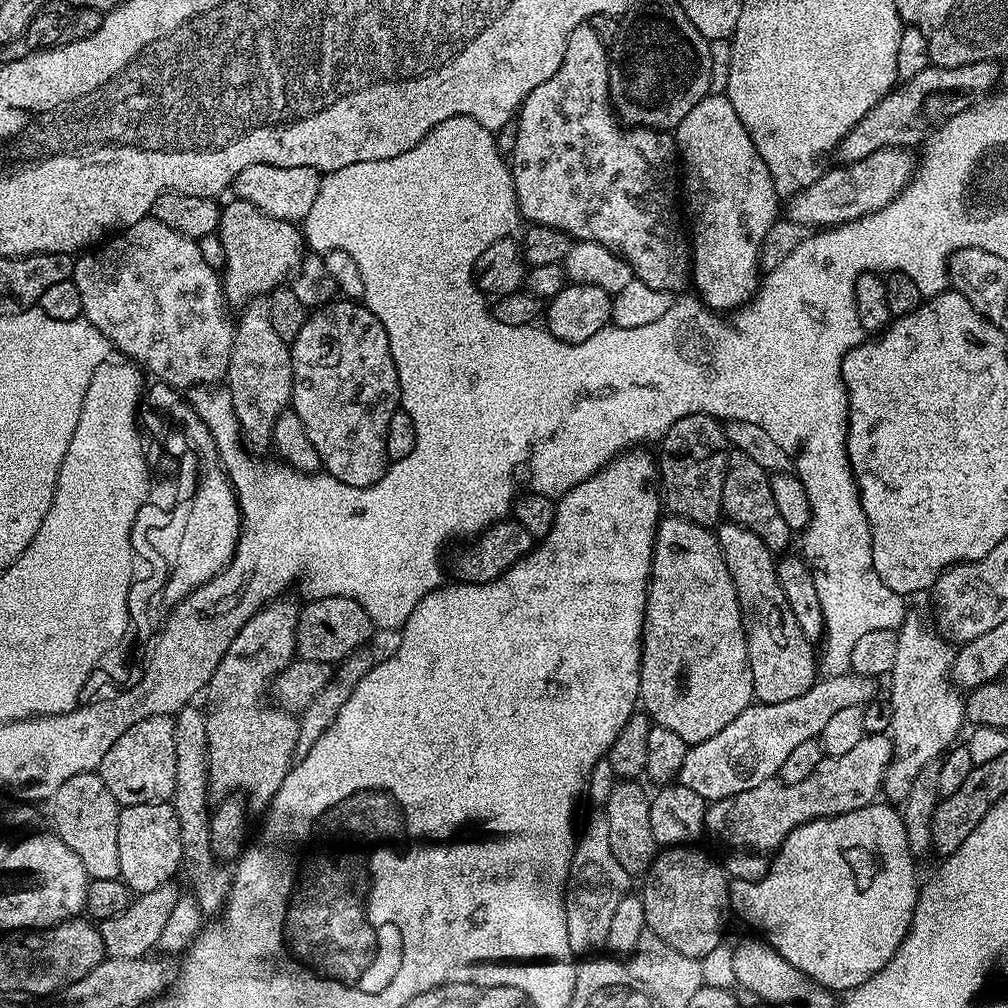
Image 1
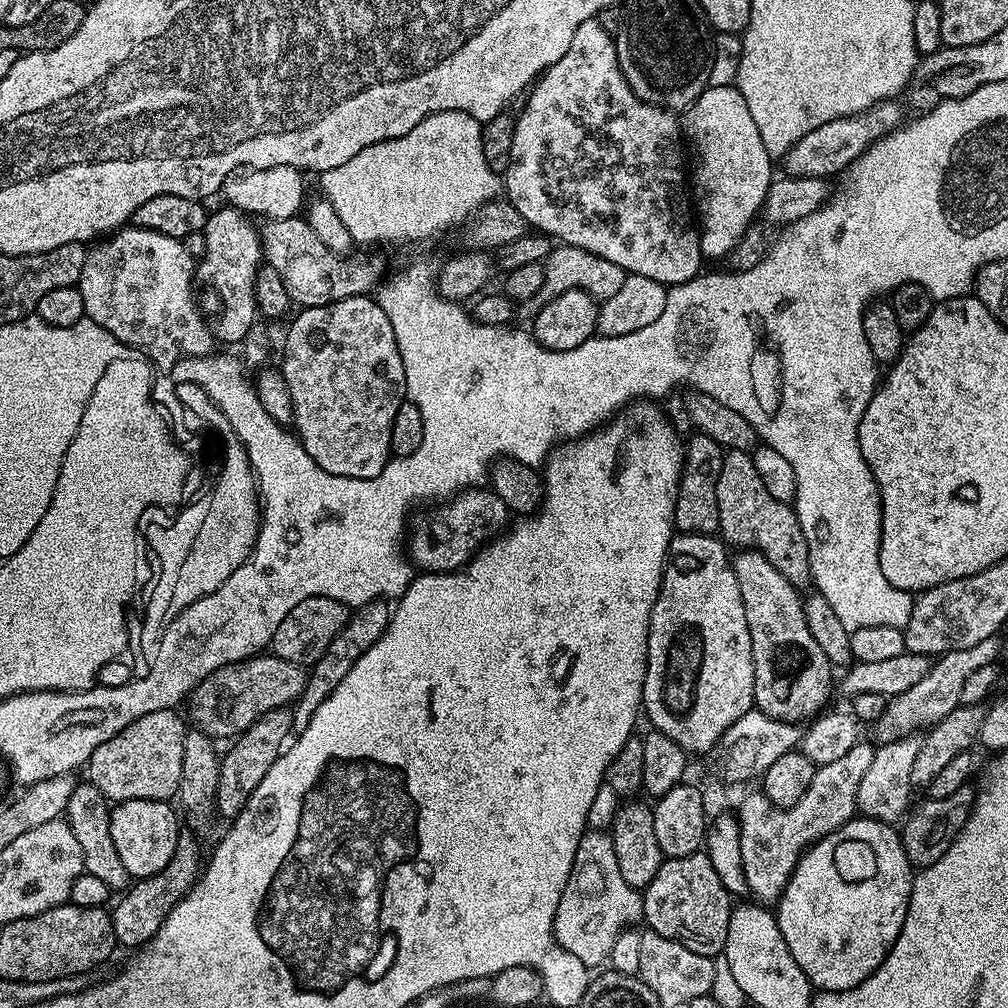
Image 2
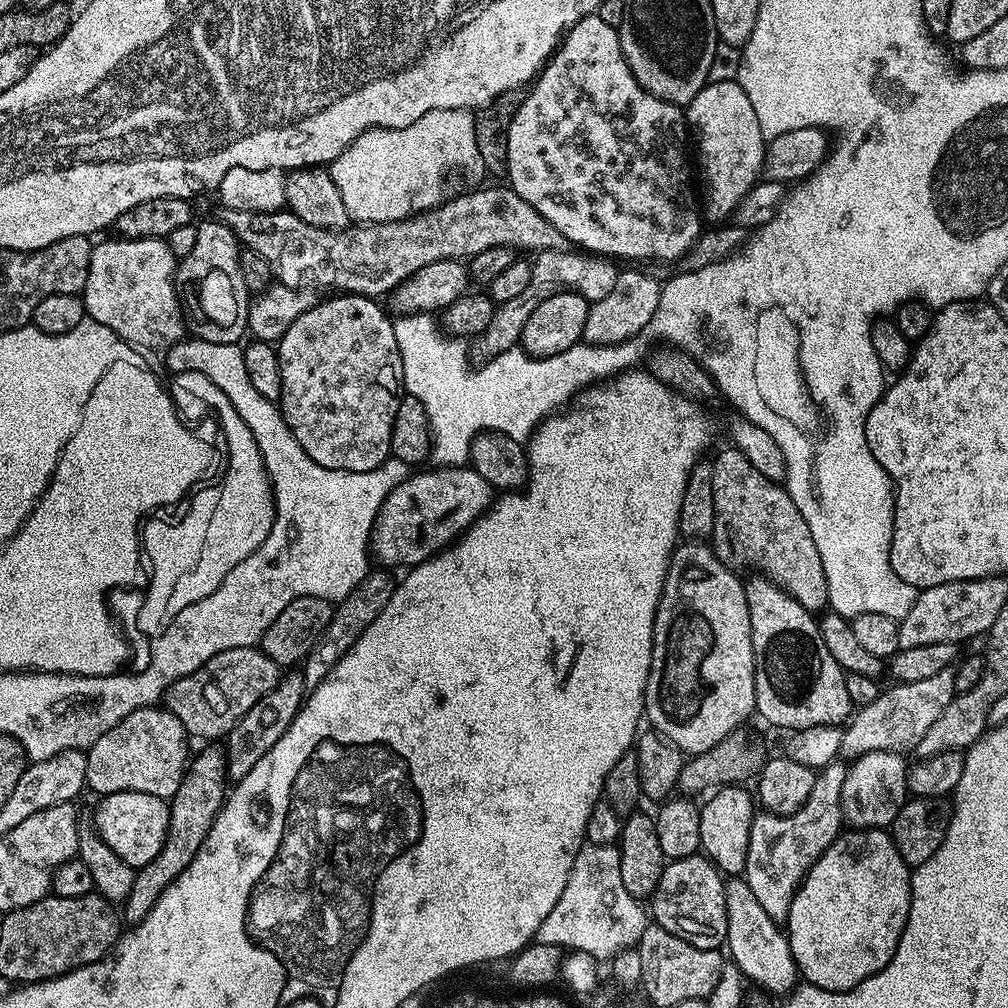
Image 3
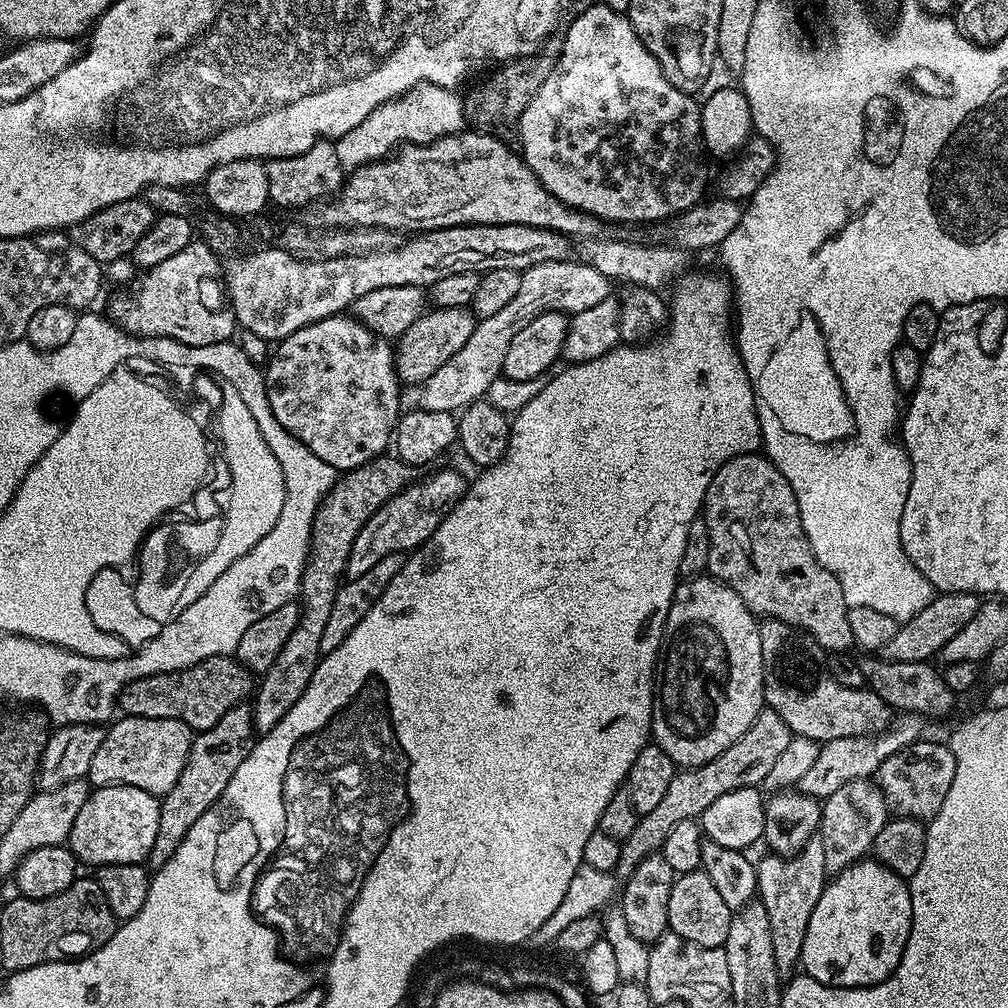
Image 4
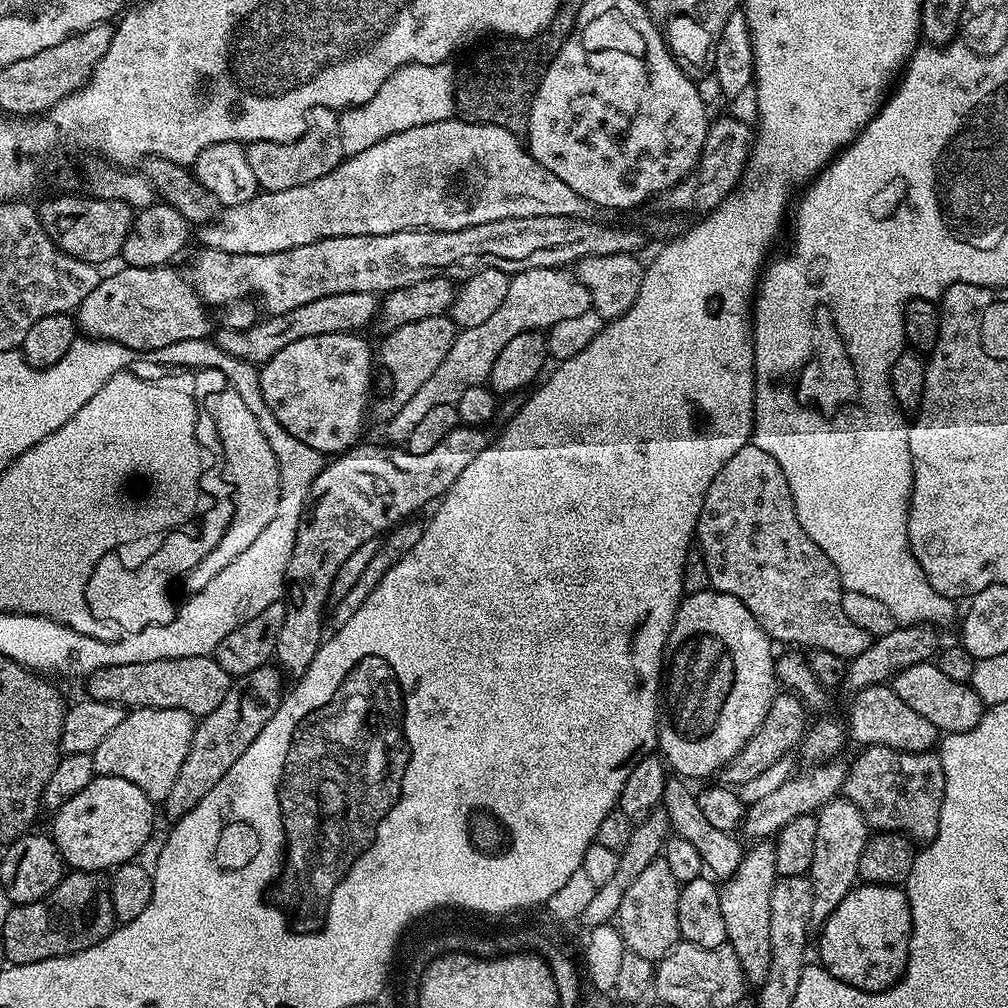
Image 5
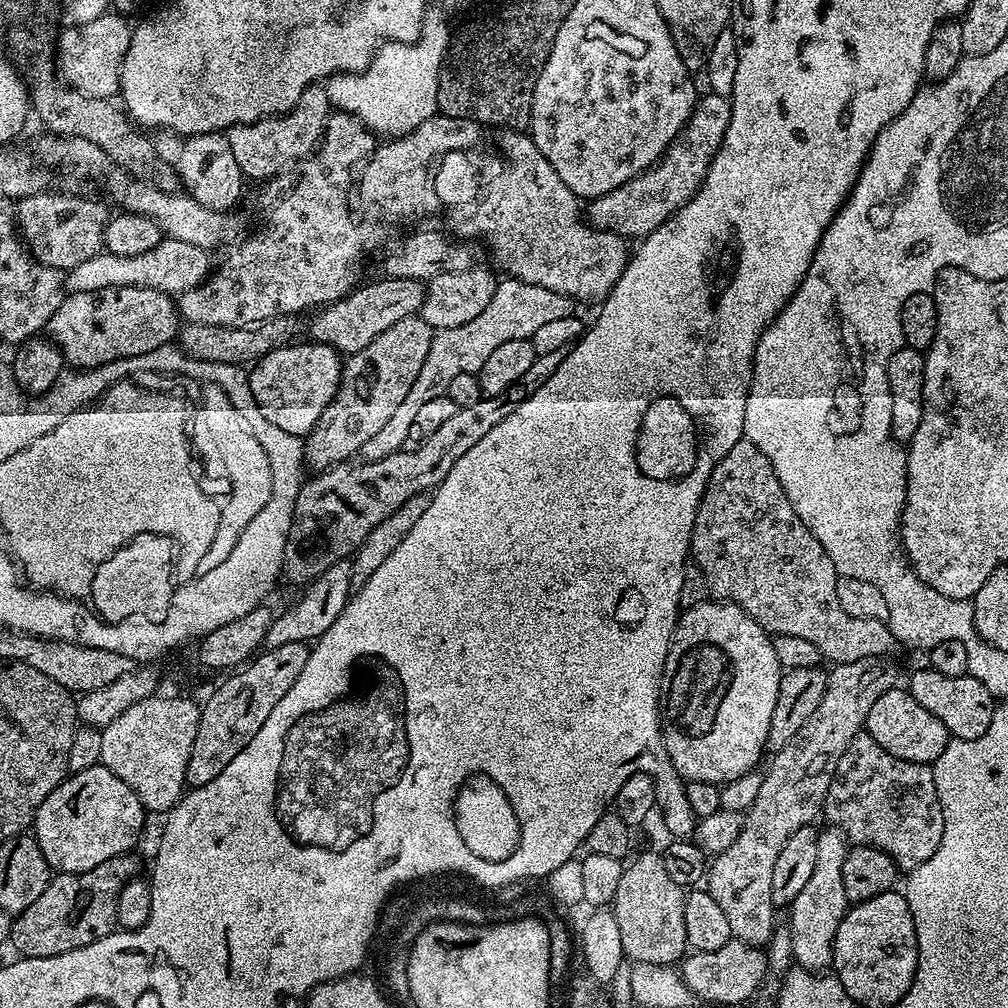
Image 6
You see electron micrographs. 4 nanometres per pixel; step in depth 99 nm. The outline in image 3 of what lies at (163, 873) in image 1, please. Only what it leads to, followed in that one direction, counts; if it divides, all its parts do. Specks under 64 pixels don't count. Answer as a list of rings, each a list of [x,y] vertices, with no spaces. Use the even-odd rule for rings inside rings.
[[[115,792],[103,797],[99,803],[94,832],[101,843],[114,850],[114,854],[118,854],[118,858],[131,868],[138,869],[154,862],[154,858],[158,858],[158,850],[162,850],[162,842],[166,842],[169,801],[154,794]]]

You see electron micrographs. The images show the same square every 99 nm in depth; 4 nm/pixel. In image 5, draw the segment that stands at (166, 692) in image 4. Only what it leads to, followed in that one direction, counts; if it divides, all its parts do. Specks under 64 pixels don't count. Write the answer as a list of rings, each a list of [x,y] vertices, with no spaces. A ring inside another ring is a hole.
[[[212,656],[190,658],[166,658],[158,662],[142,662],[106,668],[87,677],[87,695],[97,702],[118,704],[125,710],[134,708],[161,708],[162,710],[186,710],[193,718],[210,714],[222,698],[226,698],[233,677],[218,666]]]

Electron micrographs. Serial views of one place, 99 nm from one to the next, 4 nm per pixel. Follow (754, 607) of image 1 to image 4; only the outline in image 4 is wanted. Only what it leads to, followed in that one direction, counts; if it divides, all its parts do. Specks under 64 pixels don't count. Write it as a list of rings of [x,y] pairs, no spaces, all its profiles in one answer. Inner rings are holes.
[[[765,619],[760,624],[762,638],[762,666],[764,667],[764,703],[778,714],[786,726],[790,726],[793,736],[805,736],[811,740],[833,740],[834,738],[850,738],[851,736],[870,736],[884,731],[890,723],[890,709],[878,694],[867,687],[851,688],[842,686],[832,676],[812,672],[808,676],[808,668],[823,669],[826,664],[824,647],[798,626],[790,626],[781,620]]]

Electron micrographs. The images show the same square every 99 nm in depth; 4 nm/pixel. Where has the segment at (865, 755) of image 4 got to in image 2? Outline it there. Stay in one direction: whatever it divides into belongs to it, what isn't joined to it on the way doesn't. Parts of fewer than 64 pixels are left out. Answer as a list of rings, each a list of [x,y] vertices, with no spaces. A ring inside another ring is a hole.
[[[994,635],[976,643],[975,646],[966,646],[966,650],[946,652],[939,657],[926,674],[926,678],[922,678],[922,682],[917,682],[914,686],[910,686],[910,690],[889,699],[886,710],[882,710],[882,718],[874,722],[877,741],[880,744],[889,744],[895,740],[903,740],[905,736],[931,728],[933,724],[946,718],[950,710],[961,707],[962,686],[965,685],[966,678],[970,678],[974,670],[997,663],[996,655],[1000,652],[1000,639],[999,635]]]

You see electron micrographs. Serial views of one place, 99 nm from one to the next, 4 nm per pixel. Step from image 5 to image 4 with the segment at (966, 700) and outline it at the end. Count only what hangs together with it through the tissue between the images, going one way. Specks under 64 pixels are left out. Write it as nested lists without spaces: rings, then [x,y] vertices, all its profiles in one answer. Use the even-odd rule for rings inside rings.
[[[887,658],[860,660],[860,669],[867,687],[874,694],[878,694],[878,698],[882,698],[882,702],[886,702],[889,709],[897,713],[916,712],[922,718],[944,716],[958,700],[957,693],[952,692],[950,686],[946,686],[941,669],[931,668],[932,666],[931,663],[923,660],[918,662],[898,662]]]

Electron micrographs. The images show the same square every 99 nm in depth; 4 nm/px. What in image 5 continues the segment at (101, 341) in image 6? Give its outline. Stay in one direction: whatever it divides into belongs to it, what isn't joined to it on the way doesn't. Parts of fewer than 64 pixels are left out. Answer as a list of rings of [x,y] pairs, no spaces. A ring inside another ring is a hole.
[[[120,266],[117,272],[105,275],[82,298],[80,307],[74,313],[74,320],[79,331],[85,337],[93,340],[109,340],[126,346],[133,354],[147,354],[158,350],[162,346],[170,346],[170,342],[186,342],[187,340],[203,340],[213,331],[212,324],[208,321],[209,309],[200,295],[192,289],[191,279],[187,275],[179,276],[175,267],[162,268],[130,268]]]

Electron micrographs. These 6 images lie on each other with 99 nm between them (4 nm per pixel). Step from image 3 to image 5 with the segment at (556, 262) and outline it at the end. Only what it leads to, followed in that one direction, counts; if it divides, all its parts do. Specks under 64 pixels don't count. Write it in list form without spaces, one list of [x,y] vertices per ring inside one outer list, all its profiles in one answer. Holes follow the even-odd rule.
[[[531,268],[515,273],[508,282],[506,301],[479,326],[461,329],[434,374],[392,417],[387,419],[386,434],[394,444],[405,443],[419,420],[434,406],[455,404],[470,386],[484,384],[494,361],[512,337],[524,332],[547,330],[563,319],[575,318],[592,307],[592,299],[571,271],[564,268]]]

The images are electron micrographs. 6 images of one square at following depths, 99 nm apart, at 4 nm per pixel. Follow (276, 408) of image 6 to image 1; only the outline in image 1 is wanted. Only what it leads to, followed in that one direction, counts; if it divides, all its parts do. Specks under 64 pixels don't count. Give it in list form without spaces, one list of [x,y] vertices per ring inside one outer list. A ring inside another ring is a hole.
[[[343,298],[336,301],[338,301],[337,304],[328,302],[317,307],[309,315],[302,330],[298,330],[298,338],[294,338],[294,342],[290,346],[292,353],[292,402],[290,408],[291,411],[298,414],[298,418],[302,418],[302,426],[306,426],[306,434],[310,438],[310,442],[314,442],[314,450],[318,450],[318,458],[323,471],[329,476],[338,478],[338,482],[342,482],[346,486],[365,488],[374,486],[374,482],[378,482],[382,478],[382,474],[390,463],[386,454],[386,430],[390,426],[390,418],[398,410],[400,403],[400,379],[398,370],[394,366],[394,354],[390,354],[390,338],[386,338],[386,330],[382,326],[382,322],[378,322],[378,318],[369,308],[364,307],[363,303]]]

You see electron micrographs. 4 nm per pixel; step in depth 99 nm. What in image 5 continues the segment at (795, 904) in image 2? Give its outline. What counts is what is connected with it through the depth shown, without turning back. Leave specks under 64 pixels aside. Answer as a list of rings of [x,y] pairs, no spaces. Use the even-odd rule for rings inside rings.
[[[861,883],[838,902],[819,932],[818,960],[830,975],[863,992],[884,992],[904,975],[908,964],[912,915],[907,891],[891,884]]]

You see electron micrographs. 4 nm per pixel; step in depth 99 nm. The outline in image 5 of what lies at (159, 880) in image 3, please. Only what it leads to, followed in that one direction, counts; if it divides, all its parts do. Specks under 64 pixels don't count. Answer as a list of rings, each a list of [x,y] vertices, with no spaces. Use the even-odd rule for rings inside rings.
[[[267,663],[258,670],[250,670],[250,674],[235,677],[226,698],[222,698],[222,702],[218,702],[210,714],[199,717],[194,738],[190,742],[190,754],[186,754],[186,762],[182,762],[182,770],[178,770],[173,788],[162,802],[169,821],[175,822],[190,814],[190,810],[194,810],[194,806],[198,806],[198,802],[202,802],[202,798],[206,798],[206,794],[210,794],[218,782],[222,782],[222,774],[226,774],[226,770],[230,770],[230,766],[234,766],[234,762],[246,754],[246,746],[250,746],[250,742],[262,734],[262,726],[266,726],[266,722],[270,722],[278,710],[285,691],[280,676],[281,669]]]

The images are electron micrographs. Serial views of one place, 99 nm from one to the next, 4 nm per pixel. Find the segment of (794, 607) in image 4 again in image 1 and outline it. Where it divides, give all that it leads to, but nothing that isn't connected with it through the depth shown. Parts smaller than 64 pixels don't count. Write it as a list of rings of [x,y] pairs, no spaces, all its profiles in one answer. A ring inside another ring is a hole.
[[[729,451],[726,482],[722,486],[722,502],[724,516],[731,523],[746,526],[746,530],[754,530],[754,534],[758,534],[758,538],[762,538],[762,542],[766,542],[766,546],[774,554],[783,553],[787,549],[784,547],[794,539],[792,528],[786,526],[782,513],[778,511],[778,502],[774,502],[769,473],[744,453]]]

